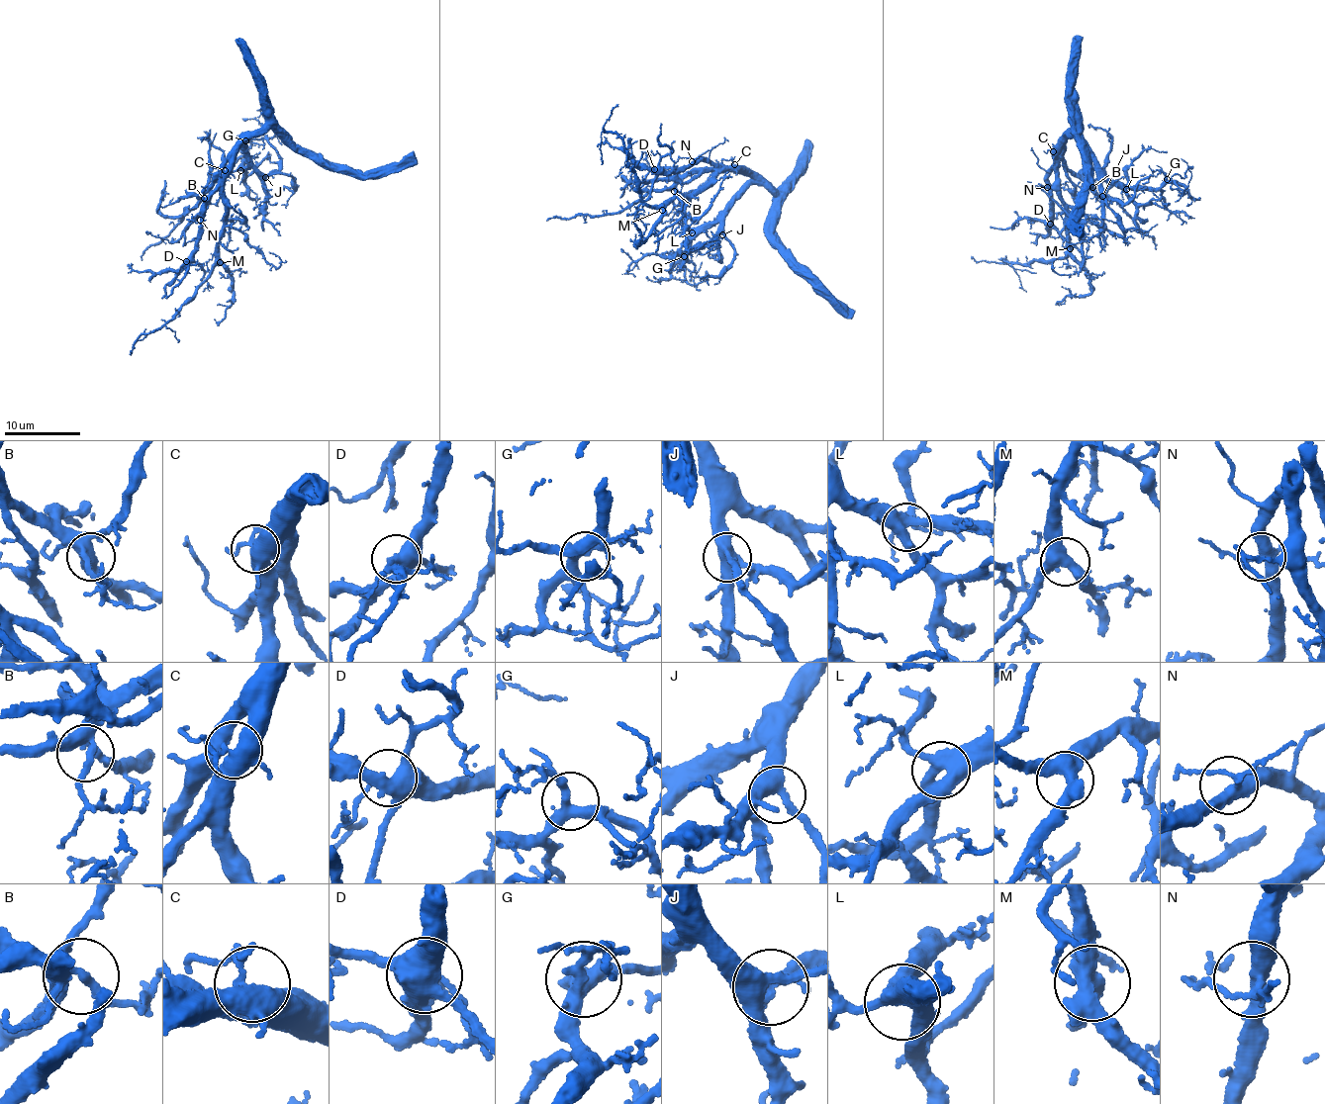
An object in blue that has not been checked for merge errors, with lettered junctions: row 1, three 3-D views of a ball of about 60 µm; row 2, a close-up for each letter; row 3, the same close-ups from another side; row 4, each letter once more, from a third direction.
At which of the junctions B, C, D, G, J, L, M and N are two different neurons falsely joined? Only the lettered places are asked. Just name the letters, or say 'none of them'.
none of them

